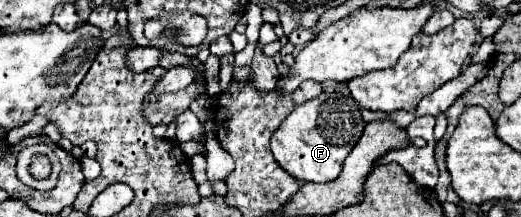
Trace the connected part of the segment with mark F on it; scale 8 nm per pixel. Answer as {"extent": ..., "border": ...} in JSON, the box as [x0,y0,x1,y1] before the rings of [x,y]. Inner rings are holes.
{"extent":[271,92,365,182],"border":[[[321,92],[319,98],[295,108],[271,136],[271,152],[279,166],[303,182],[331,182],[341,174],[343,162],[365,130],[359,104],[339,92]]]}

